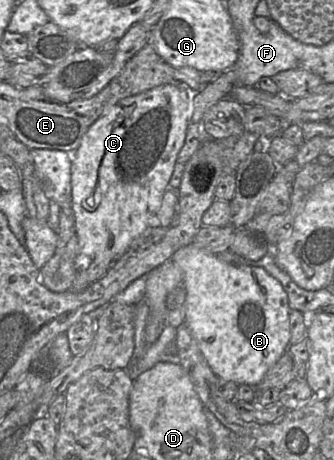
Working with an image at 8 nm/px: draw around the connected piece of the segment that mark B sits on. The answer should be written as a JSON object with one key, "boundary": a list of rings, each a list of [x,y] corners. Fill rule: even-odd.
{"boundary":[[[194,243],[179,248],[171,258],[181,269],[186,290],[185,324],[217,377],[238,385],[257,386],[288,350],[290,321],[288,295],[282,284],[263,267],[233,265]]]}

